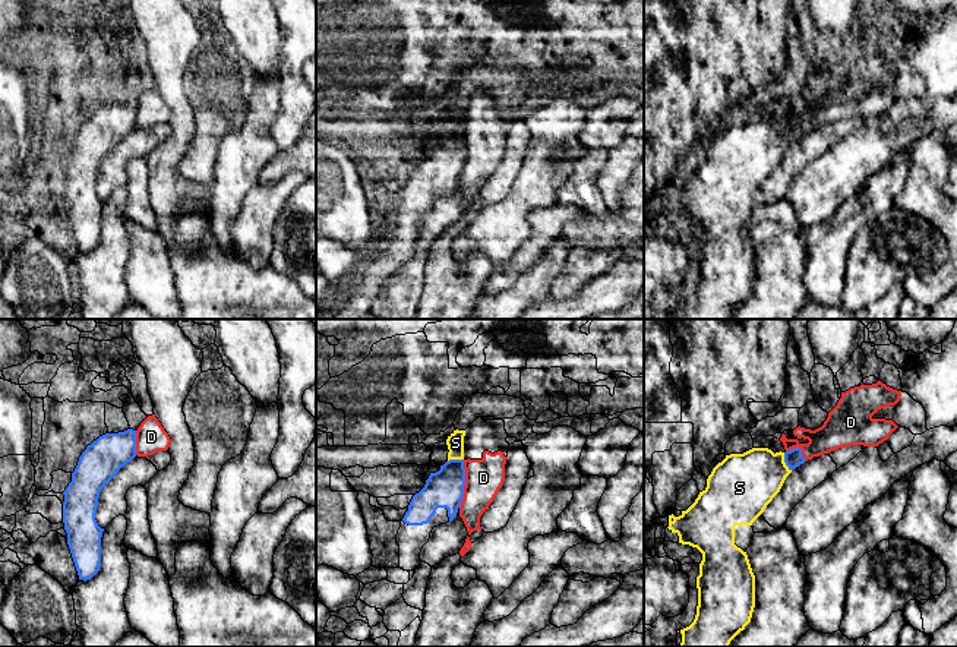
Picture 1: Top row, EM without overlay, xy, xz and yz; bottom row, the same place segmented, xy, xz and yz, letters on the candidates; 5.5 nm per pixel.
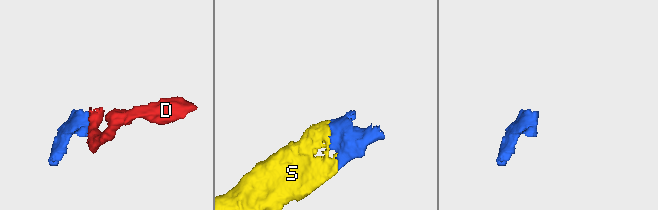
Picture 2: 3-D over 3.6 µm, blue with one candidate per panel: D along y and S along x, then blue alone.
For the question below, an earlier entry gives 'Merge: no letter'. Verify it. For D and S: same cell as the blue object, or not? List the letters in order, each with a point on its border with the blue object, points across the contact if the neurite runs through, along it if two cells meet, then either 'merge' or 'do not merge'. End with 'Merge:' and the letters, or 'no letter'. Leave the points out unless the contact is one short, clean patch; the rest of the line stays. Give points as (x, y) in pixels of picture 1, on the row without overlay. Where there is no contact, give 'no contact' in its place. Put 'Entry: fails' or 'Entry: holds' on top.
Entry: fails
D: meets blue in xz at (464, 155); border along xz (464, 132), (464, 169), (458, 179); do not merge
S: meets blue in yz at (785, 133); merge
Merge: S

